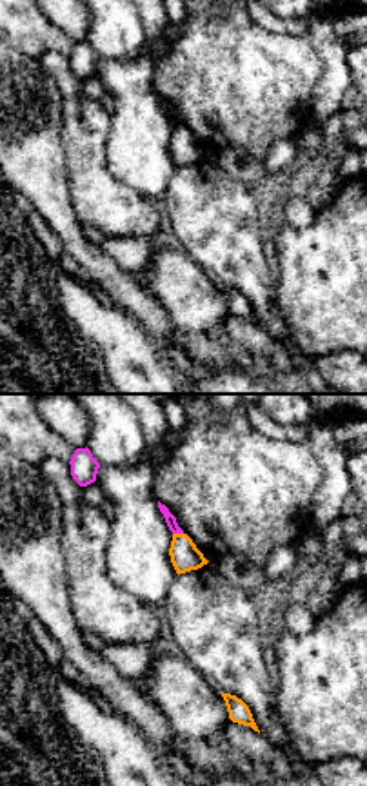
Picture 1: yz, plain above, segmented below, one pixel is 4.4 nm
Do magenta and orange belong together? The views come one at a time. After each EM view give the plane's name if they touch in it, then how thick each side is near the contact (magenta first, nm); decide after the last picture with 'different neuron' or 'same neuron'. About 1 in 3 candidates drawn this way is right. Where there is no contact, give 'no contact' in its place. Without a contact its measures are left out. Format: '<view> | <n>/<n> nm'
yz | 50/130 nm

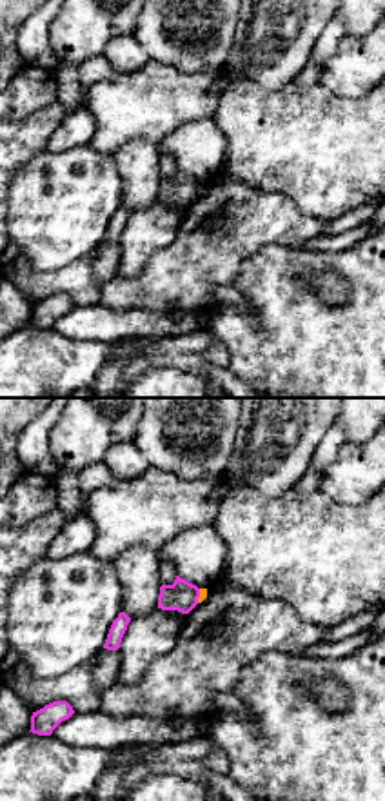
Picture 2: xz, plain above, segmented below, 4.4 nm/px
xz | 140/30 nm

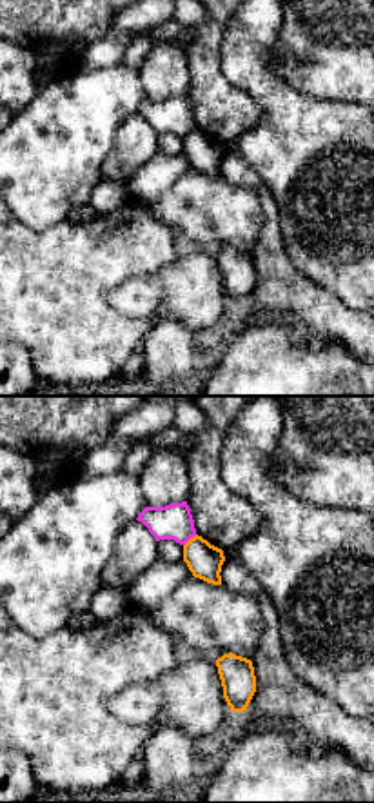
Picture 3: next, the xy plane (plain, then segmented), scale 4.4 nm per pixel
xy | 160/160 nm

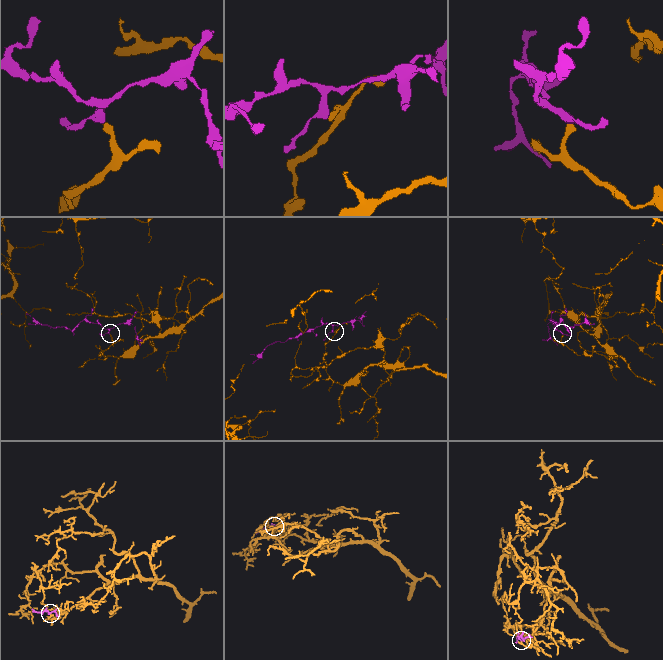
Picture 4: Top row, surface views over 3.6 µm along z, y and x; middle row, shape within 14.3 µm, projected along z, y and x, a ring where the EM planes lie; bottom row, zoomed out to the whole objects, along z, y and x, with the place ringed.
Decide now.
different neuron

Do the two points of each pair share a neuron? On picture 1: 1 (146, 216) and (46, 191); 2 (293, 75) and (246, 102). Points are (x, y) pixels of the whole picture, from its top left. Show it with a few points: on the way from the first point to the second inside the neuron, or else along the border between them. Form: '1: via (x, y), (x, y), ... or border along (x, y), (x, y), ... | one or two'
1: border along (64, 155), (69, 202), (84, 225) | two
2: via (282, 75), (273, 75), (257, 91) | one

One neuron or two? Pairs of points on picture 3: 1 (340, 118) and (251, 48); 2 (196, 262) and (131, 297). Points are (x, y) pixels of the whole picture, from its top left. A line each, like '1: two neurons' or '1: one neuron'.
1: one neuron
2: one neuron

